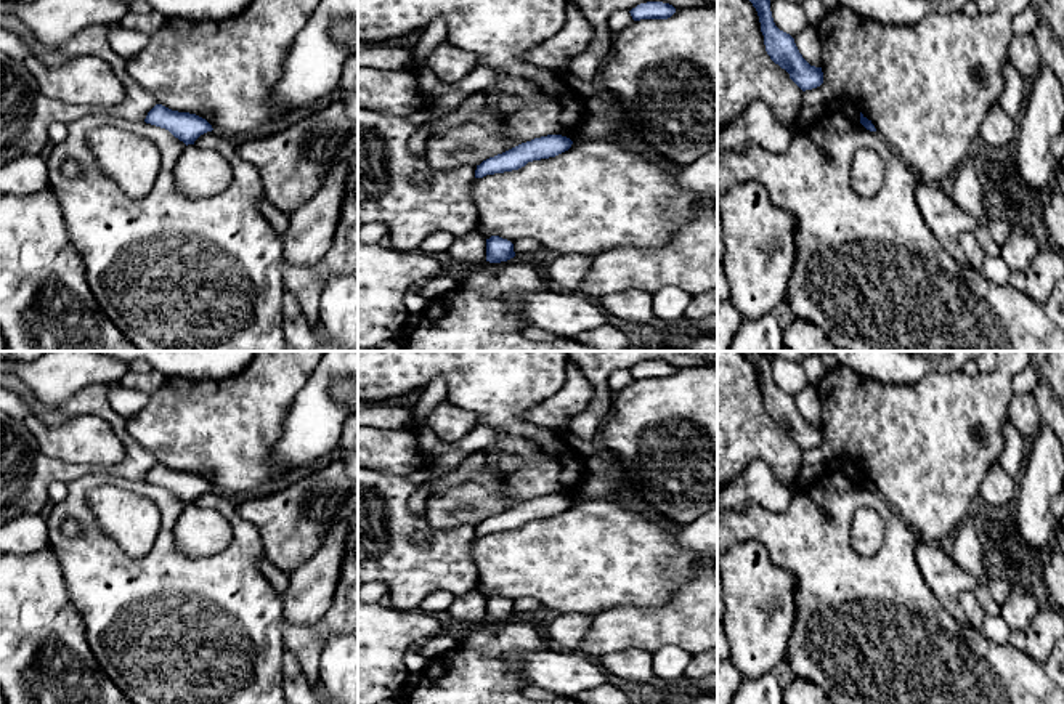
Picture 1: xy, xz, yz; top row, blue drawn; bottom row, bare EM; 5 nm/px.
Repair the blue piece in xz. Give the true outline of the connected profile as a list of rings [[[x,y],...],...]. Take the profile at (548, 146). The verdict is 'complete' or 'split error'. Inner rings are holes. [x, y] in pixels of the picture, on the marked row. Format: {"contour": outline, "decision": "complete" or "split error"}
{"contour": [[[562,135],[534,138],[502,154],[483,160],[480,165],[477,165],[475,178],[518,170],[528,162],[555,157],[568,151],[571,144],[573,141]]], "decision": "complete"}

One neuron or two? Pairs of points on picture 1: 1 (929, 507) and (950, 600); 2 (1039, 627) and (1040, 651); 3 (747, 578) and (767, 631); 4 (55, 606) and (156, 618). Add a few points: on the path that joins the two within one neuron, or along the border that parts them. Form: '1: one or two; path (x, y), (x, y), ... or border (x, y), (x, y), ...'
1: two; border (920, 539), (939, 544)
2: one; path (1040, 634), (1040, 645)
3: one; path (755, 590), (759, 618)
4: two; border (61, 573), (68, 598), (82, 621), (89, 643)

